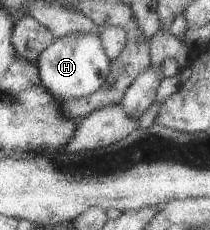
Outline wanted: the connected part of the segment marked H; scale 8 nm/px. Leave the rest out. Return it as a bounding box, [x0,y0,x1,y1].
[36,32,111,103]

